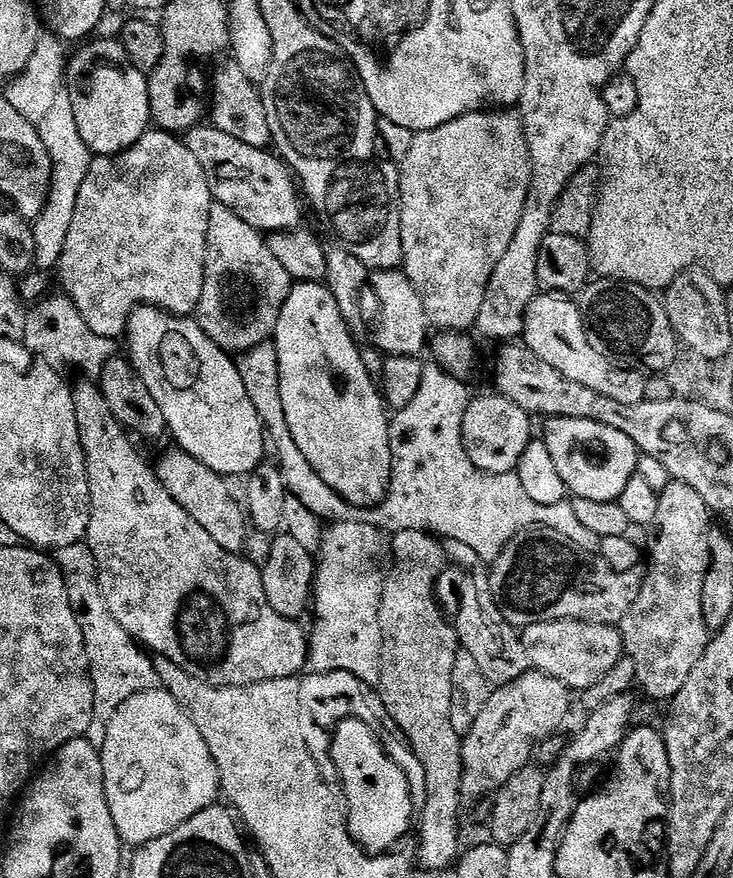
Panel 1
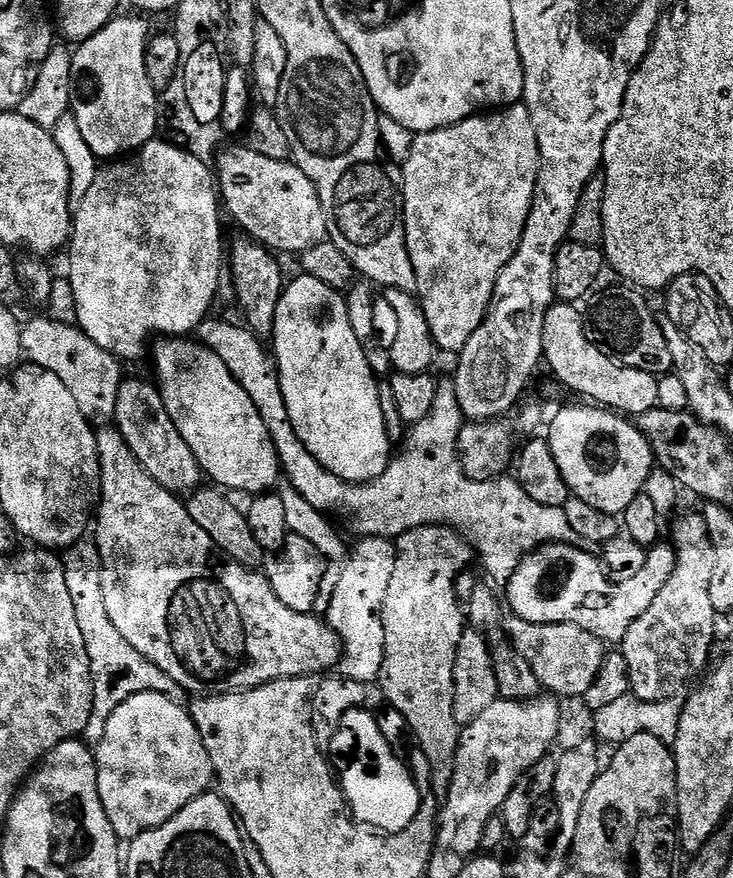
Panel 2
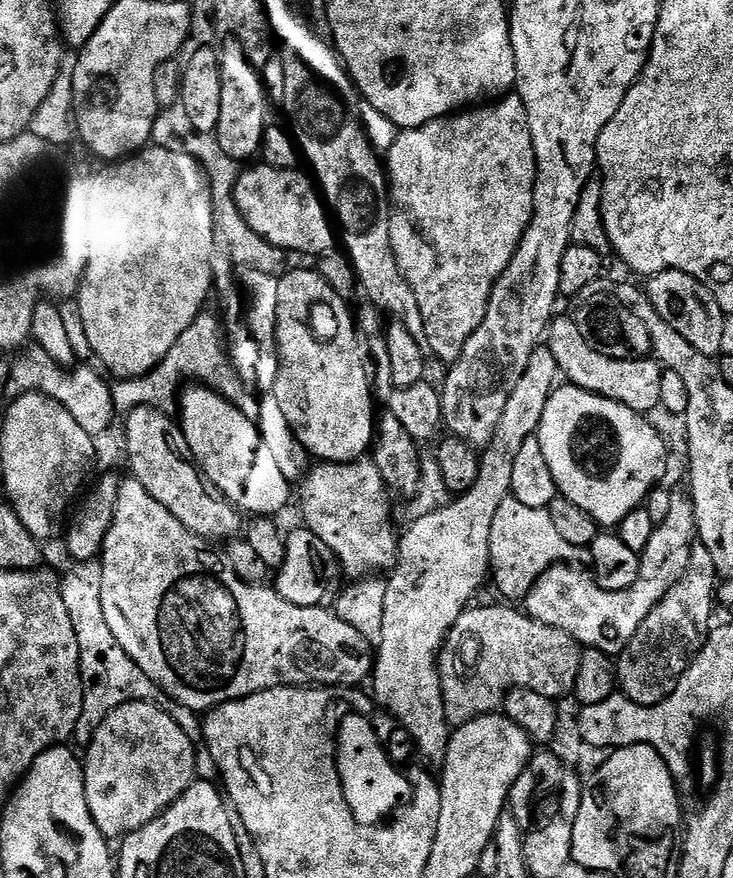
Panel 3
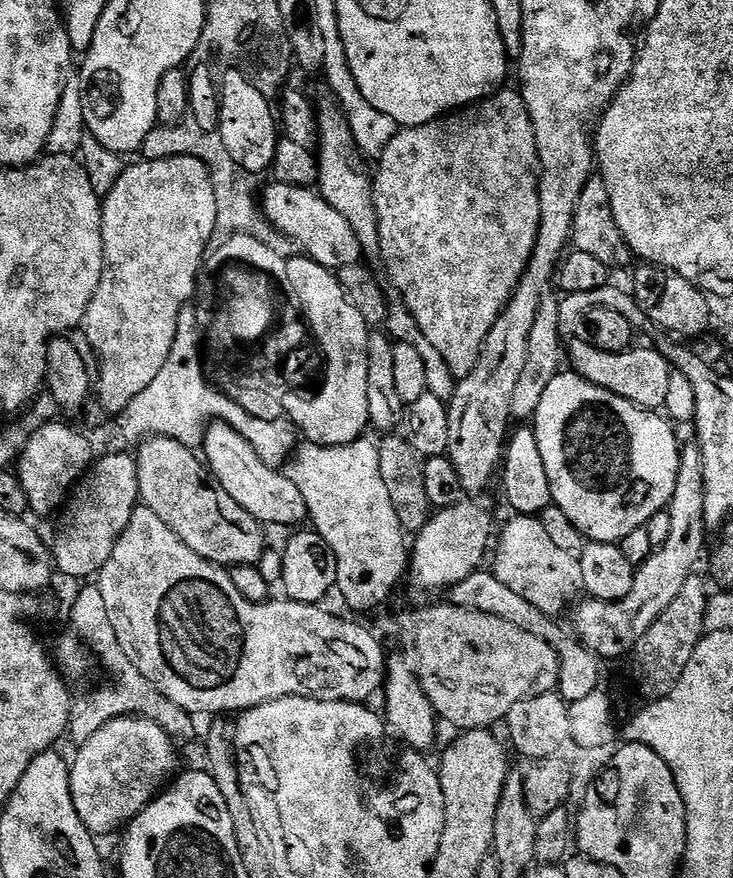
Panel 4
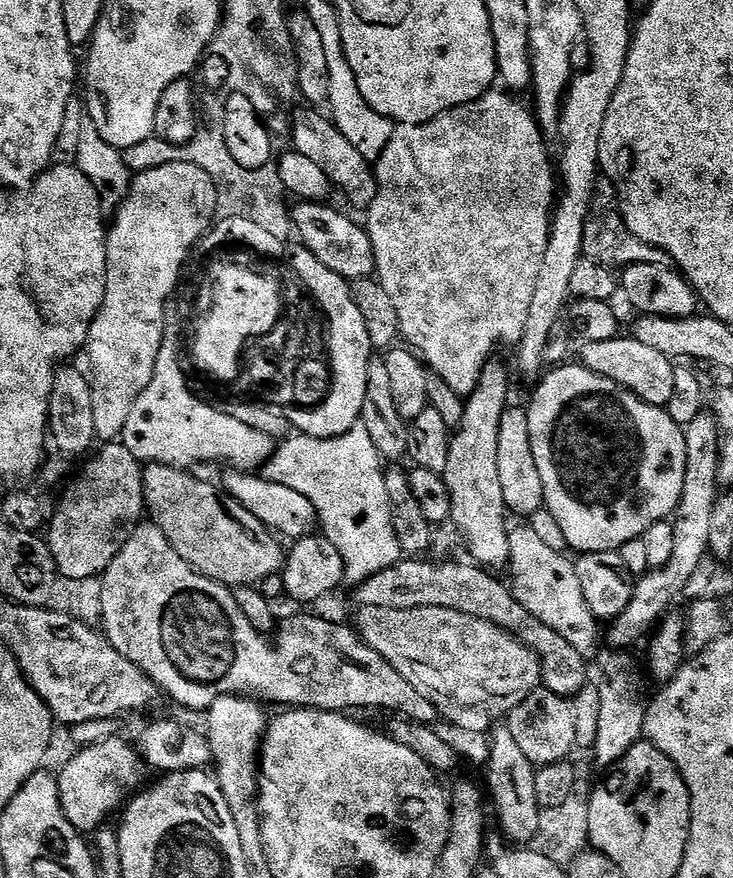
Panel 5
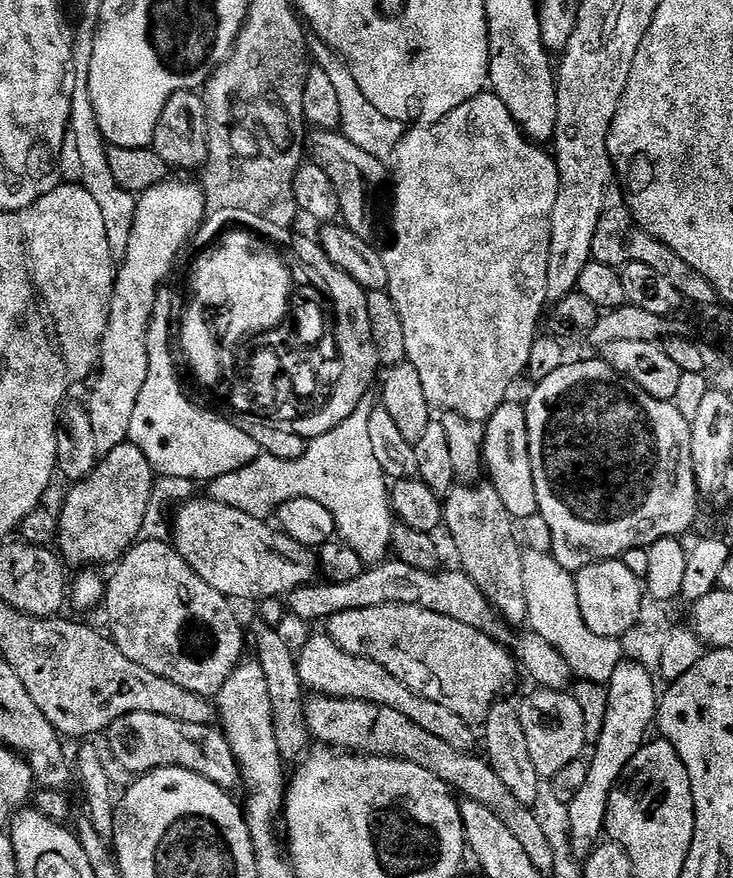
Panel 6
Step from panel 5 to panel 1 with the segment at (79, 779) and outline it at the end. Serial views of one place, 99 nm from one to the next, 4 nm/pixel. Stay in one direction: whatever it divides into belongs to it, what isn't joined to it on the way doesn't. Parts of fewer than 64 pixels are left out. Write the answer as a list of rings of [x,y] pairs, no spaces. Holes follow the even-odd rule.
[[[163,690],[134,694],[134,698],[126,698],[126,702],[118,706],[118,714],[110,718],[106,742],[100,747],[100,757],[106,802],[125,845],[143,846],[154,842],[154,838],[162,838],[178,830],[178,826],[190,822],[194,814],[213,807],[221,795],[220,771],[210,754],[210,746],[206,746],[206,738],[198,734],[198,726],[194,726],[181,704]]]

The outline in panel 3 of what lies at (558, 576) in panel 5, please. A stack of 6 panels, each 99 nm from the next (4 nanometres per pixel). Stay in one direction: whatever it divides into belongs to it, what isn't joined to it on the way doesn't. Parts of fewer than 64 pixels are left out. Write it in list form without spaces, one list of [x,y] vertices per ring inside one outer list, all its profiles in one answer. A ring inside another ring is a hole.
[[[511,498],[498,506],[494,529],[494,580],[496,576],[501,594],[508,599],[505,601],[523,601],[534,582],[538,582],[556,564],[580,566],[589,556],[588,548],[575,548],[570,546],[570,542],[566,542],[566,538],[562,538],[547,508],[522,506],[522,502]]]

